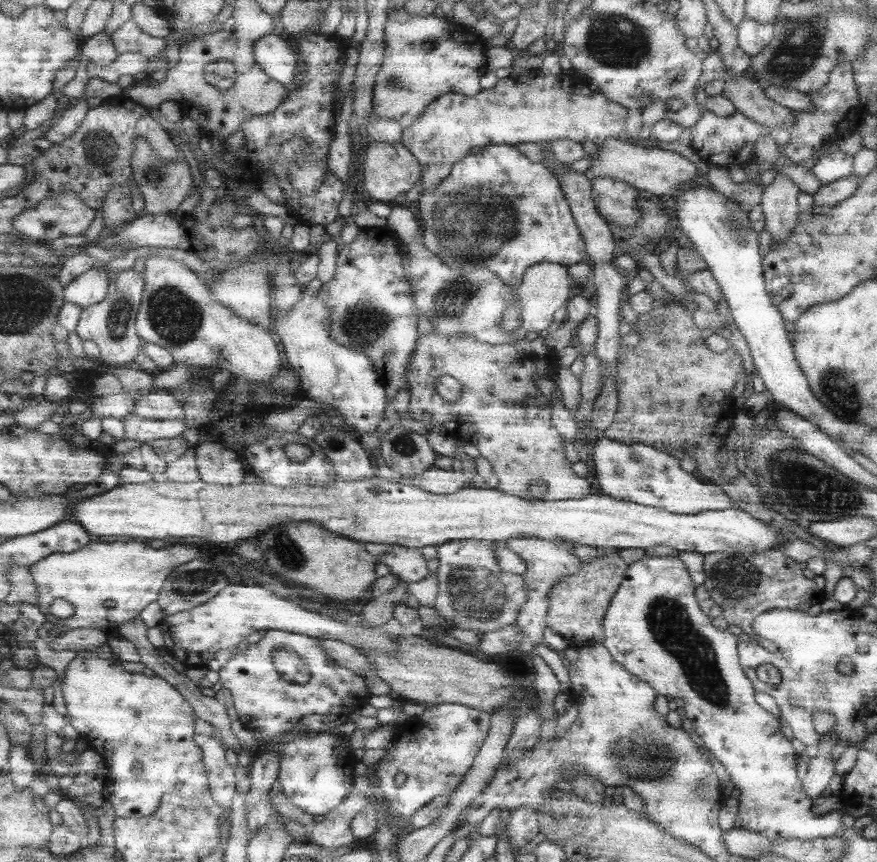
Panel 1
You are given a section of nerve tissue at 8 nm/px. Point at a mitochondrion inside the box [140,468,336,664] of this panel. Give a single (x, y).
(287, 553)

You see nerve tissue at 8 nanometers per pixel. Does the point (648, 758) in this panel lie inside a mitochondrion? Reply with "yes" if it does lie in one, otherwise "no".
yes

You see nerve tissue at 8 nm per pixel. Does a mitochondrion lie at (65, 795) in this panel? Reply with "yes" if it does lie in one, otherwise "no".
no

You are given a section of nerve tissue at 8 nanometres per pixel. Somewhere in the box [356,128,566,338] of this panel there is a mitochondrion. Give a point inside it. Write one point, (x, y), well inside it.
(493, 221)

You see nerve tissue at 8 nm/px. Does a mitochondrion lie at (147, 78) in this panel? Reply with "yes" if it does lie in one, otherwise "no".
no

